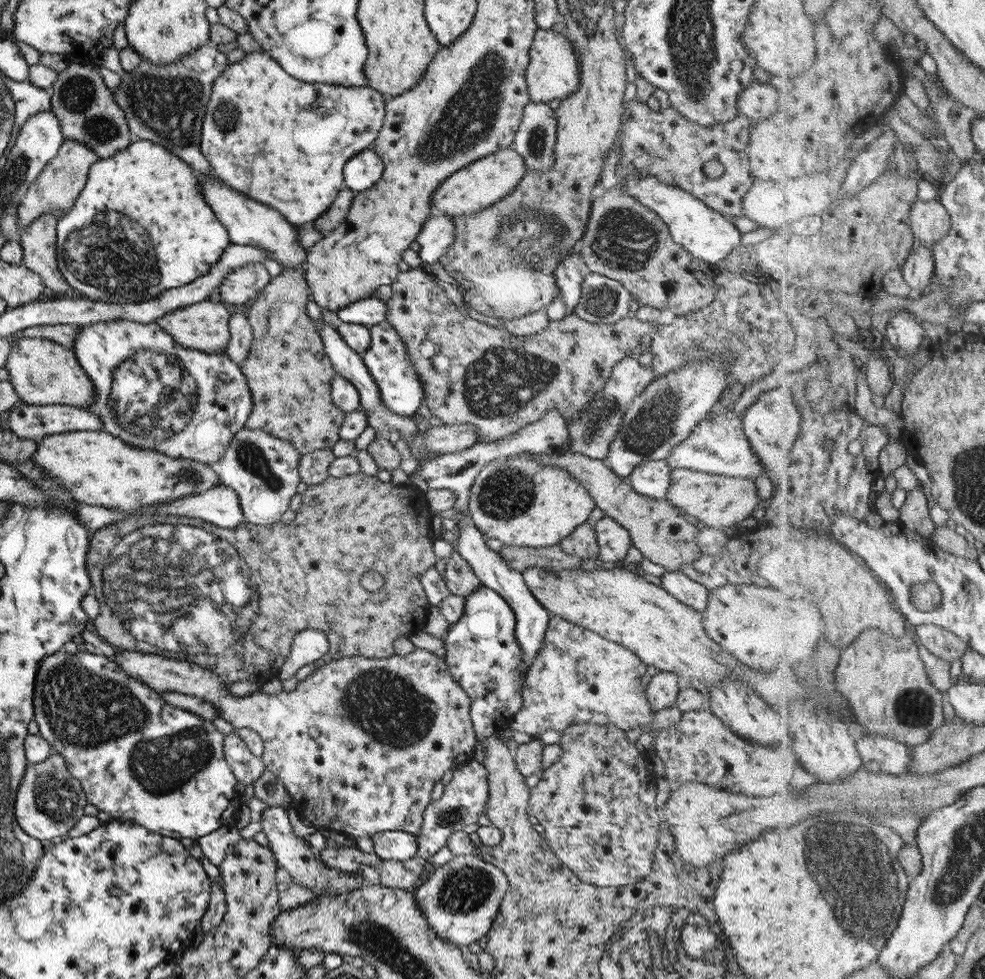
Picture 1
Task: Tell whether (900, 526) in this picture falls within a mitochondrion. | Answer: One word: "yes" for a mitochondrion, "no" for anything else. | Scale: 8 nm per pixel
no

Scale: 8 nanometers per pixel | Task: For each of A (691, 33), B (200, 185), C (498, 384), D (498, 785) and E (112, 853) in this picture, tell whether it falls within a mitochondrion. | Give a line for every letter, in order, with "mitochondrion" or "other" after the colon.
A: mitochondrion
B: other
C: mitochondrion
D: other
E: other

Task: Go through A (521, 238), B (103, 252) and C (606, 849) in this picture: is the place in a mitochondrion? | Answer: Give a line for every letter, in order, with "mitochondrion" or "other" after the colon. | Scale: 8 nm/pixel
A: mitochondrion
B: mitochondrion
C: other

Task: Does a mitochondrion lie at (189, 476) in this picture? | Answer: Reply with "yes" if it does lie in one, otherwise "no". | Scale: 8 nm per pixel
yes

